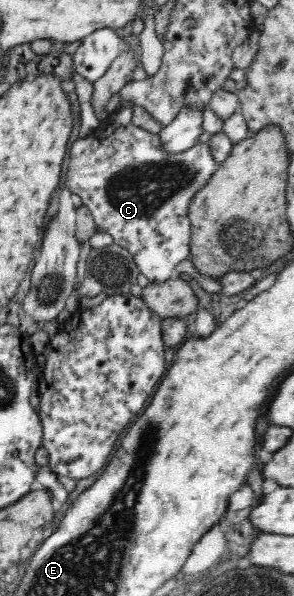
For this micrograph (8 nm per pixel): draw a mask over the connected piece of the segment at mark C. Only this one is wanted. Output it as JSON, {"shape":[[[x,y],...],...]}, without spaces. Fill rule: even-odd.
{"shape":[[[129,103],[123,110],[110,112],[92,133],[77,138],[71,144],[64,187],[79,195],[82,205],[93,216],[97,231],[109,233],[113,243],[129,250],[141,275],[145,275],[149,282],[165,281],[175,276],[175,267],[191,255],[191,222],[187,216],[189,201],[207,185],[218,165],[207,143],[195,144],[181,153],[163,152],[157,134],[131,124],[134,106]]]}

